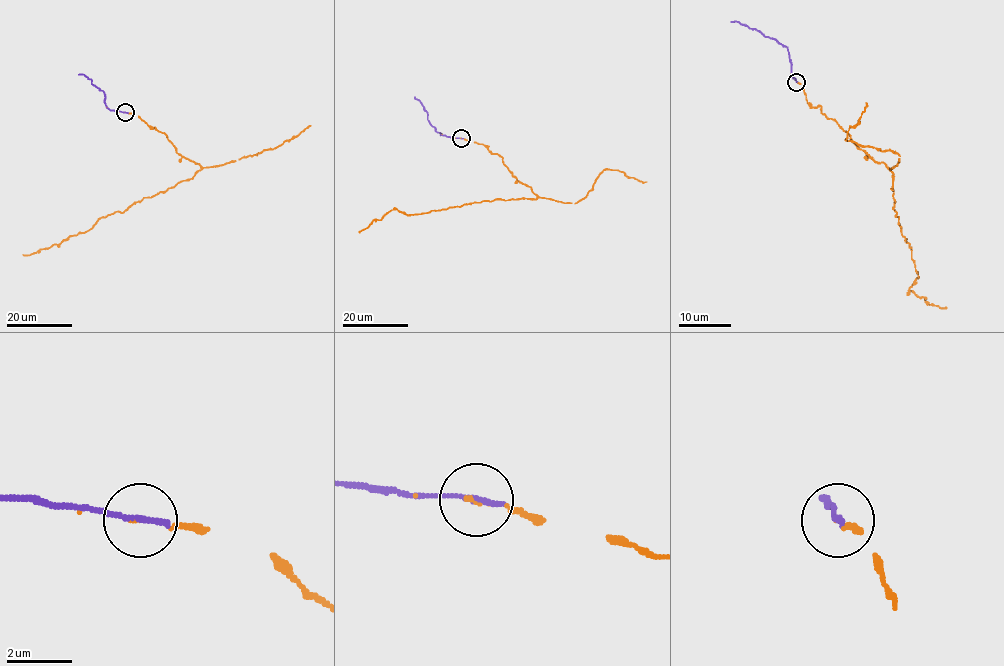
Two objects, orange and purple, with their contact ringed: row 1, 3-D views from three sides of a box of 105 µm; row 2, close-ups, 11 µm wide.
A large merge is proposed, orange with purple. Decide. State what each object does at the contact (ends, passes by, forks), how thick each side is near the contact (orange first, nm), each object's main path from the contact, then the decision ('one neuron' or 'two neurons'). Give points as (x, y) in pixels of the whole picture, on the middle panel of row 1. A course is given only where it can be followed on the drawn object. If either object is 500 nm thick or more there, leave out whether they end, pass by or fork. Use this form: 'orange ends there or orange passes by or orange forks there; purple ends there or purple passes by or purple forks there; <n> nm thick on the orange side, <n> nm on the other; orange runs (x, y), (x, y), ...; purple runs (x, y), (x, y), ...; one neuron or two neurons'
orange ends there; purple ends there; 70 nm thick on the orange side, 220 nm on the other; orange runs (461, 138), (483, 144), (499, 155), (514, 177), (537, 197), (470, 202), (413, 215), (393, 209), (359, 233); purple runs (461, 138), (437, 132), (424, 106), (414, 96); one neuron

